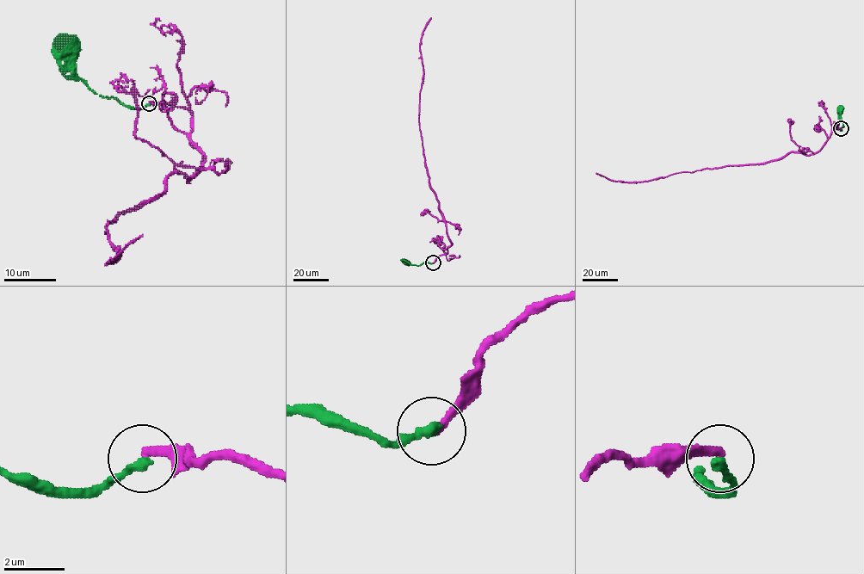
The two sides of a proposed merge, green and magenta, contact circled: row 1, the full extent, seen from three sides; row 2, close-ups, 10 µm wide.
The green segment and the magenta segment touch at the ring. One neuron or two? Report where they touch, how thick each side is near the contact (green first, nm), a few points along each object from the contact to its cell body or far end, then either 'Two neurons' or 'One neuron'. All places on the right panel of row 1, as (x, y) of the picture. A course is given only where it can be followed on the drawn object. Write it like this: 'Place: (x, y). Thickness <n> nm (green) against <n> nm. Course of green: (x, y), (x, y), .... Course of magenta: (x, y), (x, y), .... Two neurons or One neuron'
Place: (841, 128). Thickness 320 nm (green) against 260 nm. Course of green: (841, 128), (843, 126), (840, 108). Course of magenta: (841, 128), (834, 128), (813, 153), (789, 152), (765, 163), (702, 169), (634, 182), (610, 180), (595, 174). Two neurons

